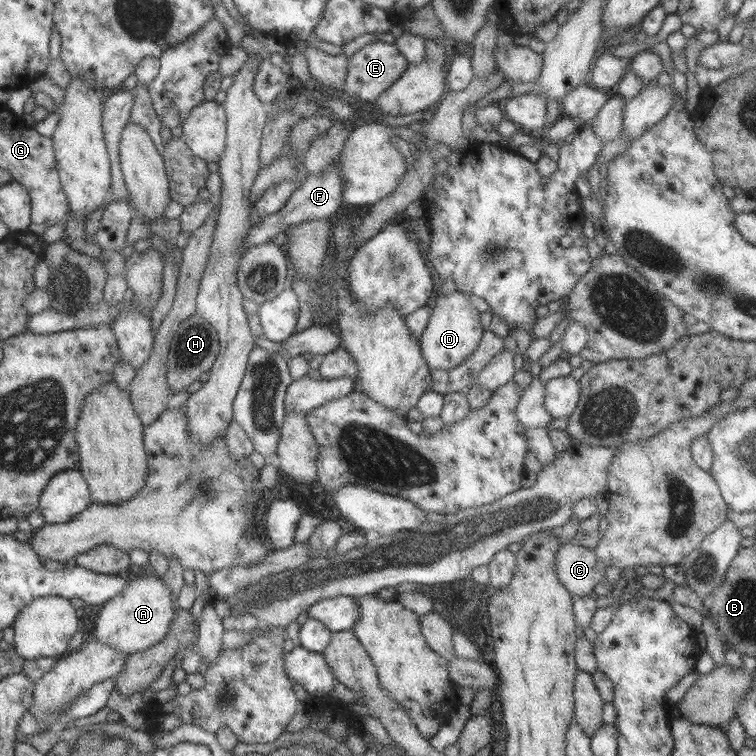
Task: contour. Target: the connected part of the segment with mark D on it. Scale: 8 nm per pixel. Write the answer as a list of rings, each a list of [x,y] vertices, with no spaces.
[[[454,291],[438,297],[427,327],[419,338],[424,360],[430,370],[456,368],[478,348],[485,331],[480,324],[480,313],[463,292]]]

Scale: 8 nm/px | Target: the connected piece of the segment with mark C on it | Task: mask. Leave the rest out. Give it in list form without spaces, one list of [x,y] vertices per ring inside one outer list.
[[[572,541],[562,544],[556,552],[556,575],[558,580],[571,592],[572,596],[594,596],[594,586],[606,582],[606,565],[598,559],[595,550],[588,550],[588,547]]]

